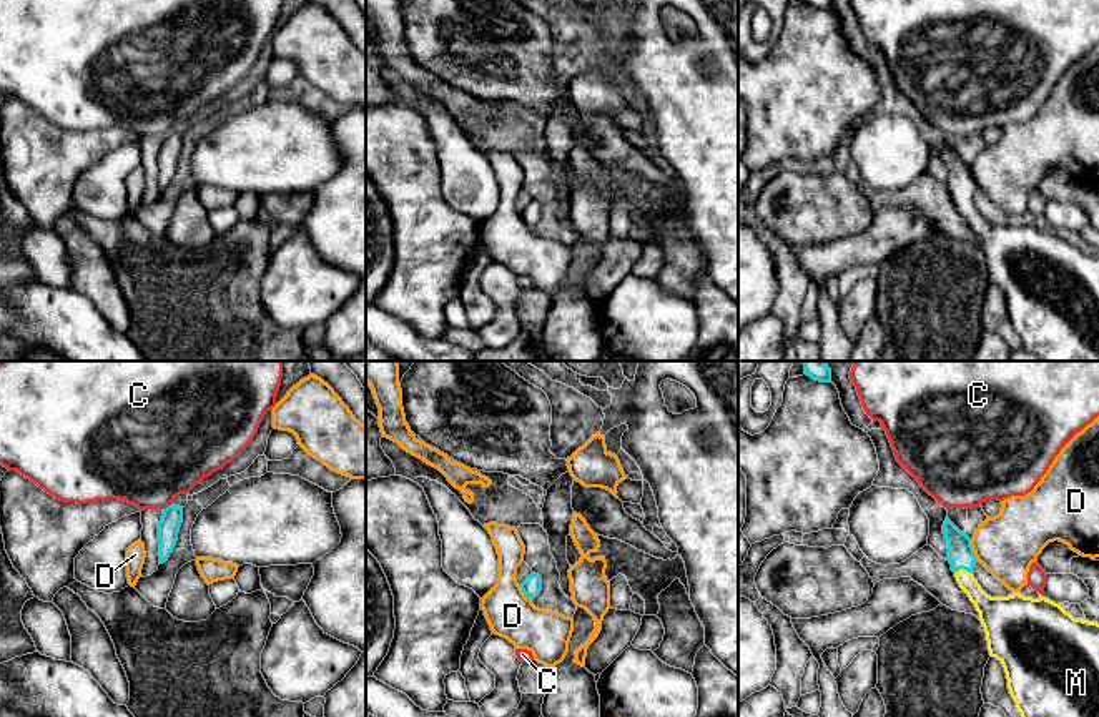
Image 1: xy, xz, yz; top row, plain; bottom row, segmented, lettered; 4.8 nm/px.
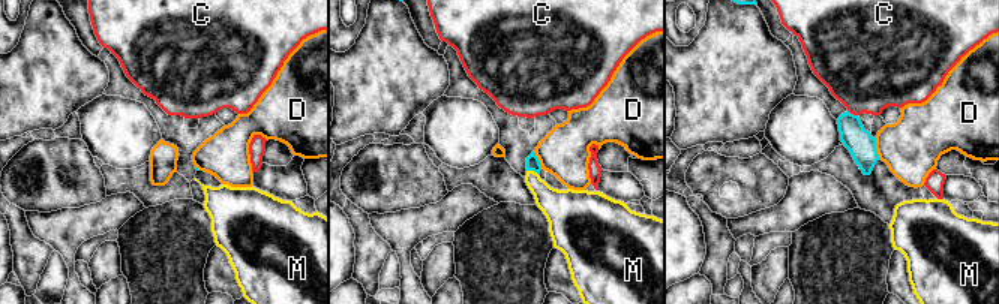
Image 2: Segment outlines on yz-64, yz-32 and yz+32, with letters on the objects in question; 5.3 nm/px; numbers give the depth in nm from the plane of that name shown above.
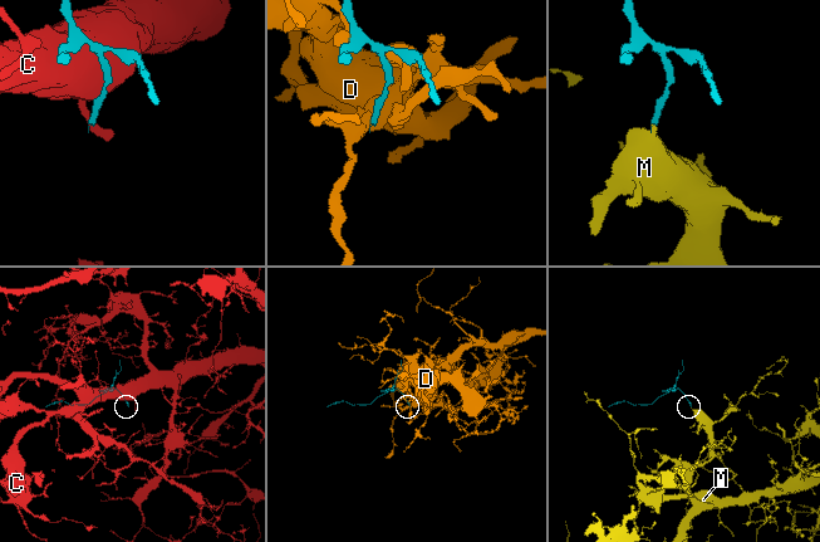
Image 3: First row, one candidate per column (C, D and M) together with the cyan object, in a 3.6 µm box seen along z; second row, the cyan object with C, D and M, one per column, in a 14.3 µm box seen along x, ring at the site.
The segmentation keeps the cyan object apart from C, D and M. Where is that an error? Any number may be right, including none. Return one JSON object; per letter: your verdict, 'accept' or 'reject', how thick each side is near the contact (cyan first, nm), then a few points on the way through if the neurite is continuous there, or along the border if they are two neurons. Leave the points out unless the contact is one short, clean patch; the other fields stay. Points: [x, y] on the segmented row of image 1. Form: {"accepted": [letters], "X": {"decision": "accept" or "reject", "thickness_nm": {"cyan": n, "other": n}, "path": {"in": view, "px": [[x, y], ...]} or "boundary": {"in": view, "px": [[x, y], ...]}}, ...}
{"accepted": ["M"], "C": {"decision": "reject", "thickness_nm": {"cyan": 110, "other": 460}, "boundary": {"in": "xy", "px": [[172, 503], [163, 509]]}}, "D": {"decision": "reject", "thickness_nm": {"cyan": 130, "other": 300}}, "M": {"decision": "accept", "thickness_nm": {"cyan": 130, "other": 130}, "path": {"in": "yz", "px": [[960, 551], [963, 568], [966, 583], [991, 611]]}}}

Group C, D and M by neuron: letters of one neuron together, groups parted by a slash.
C / D / M

